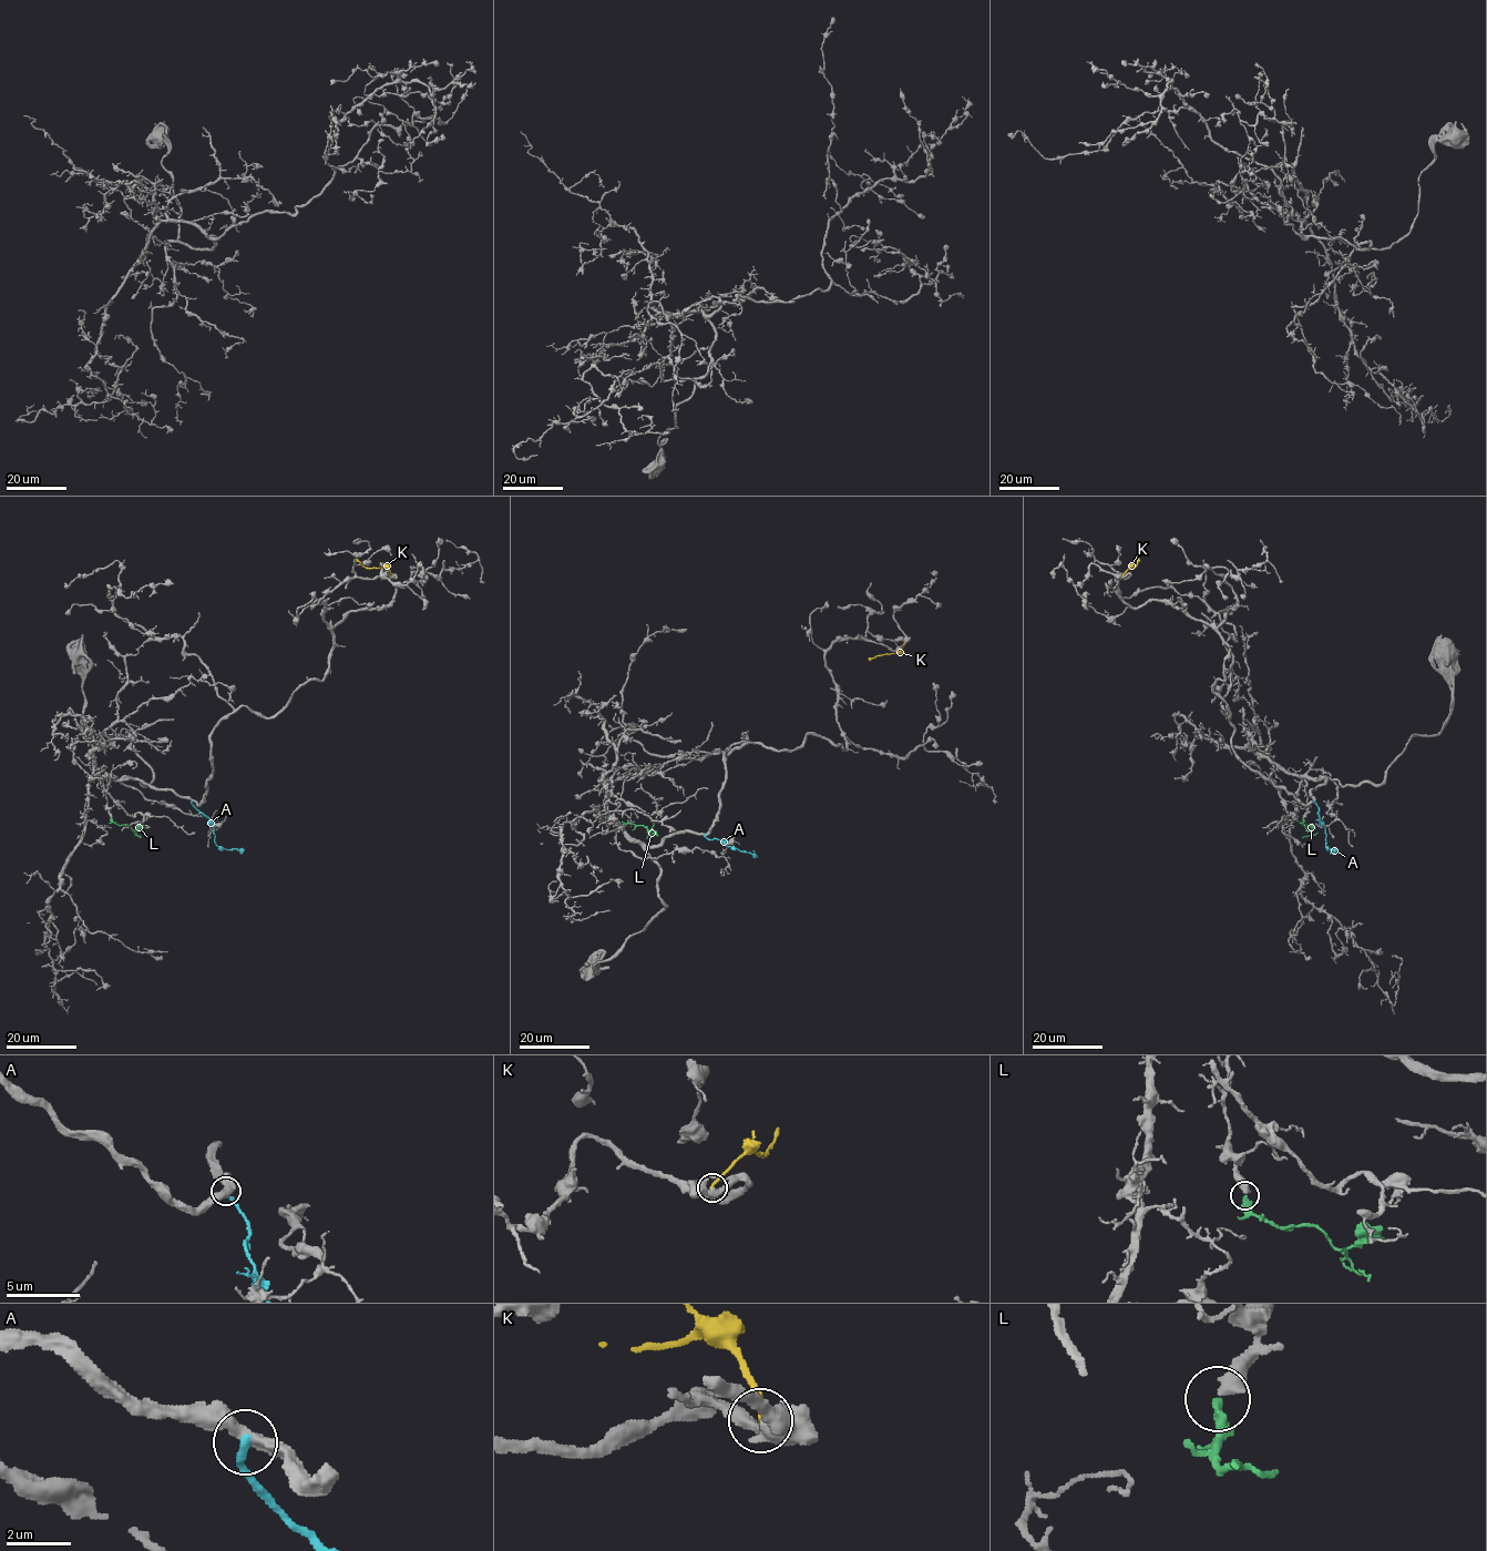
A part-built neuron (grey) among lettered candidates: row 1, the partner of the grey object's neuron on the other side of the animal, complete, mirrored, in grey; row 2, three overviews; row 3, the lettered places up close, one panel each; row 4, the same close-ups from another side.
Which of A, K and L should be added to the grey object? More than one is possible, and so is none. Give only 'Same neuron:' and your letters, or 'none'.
Same neuron: L

